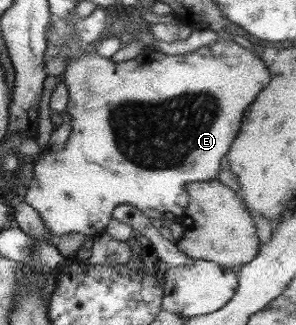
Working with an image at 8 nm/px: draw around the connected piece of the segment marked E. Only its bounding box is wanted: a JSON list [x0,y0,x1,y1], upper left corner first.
[23,37,271,241]

